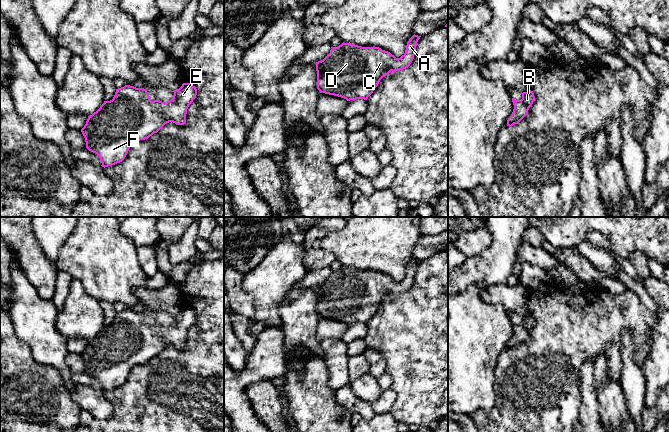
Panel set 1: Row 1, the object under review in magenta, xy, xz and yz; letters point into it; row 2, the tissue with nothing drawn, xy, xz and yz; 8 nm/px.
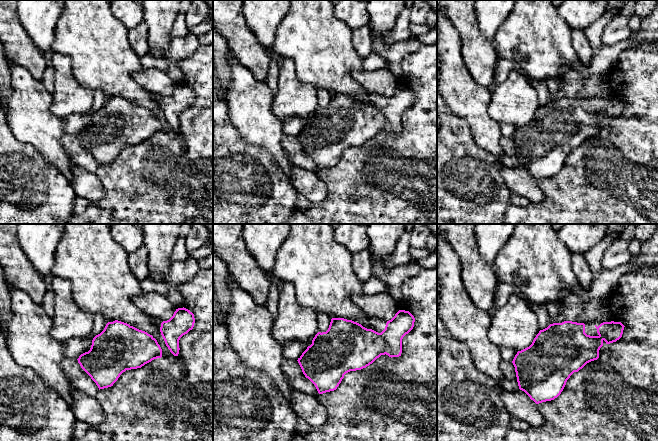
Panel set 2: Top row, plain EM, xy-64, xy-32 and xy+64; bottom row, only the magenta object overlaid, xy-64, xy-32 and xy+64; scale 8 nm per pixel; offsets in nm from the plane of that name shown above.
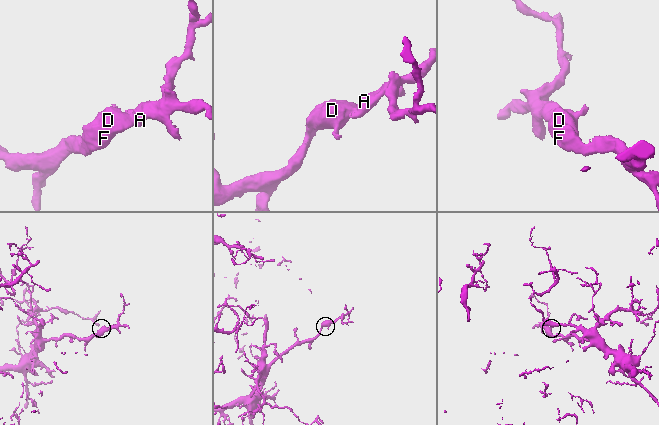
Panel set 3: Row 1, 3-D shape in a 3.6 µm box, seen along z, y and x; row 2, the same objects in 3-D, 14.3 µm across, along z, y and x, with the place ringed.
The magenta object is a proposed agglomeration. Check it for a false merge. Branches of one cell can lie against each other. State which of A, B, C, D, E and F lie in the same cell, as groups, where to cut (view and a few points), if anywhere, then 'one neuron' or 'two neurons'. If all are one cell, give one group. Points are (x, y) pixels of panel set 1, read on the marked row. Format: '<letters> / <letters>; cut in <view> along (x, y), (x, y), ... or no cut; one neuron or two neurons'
A B C D E F; no cut; one neuron

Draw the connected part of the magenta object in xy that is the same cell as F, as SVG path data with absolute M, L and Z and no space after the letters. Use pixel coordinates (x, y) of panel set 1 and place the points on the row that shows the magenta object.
M183 83L178 90L174 91L173 98L166 103L158 99L151 101L144 88L130 85L118 88L113 99L104 101L96 112L88 116L86 124L81 129L86 148L99 156L101 166L104 168L120 163L125 159L135 141L148 139L169 122L184 125L187 109L196 95L197 89L190 83Z

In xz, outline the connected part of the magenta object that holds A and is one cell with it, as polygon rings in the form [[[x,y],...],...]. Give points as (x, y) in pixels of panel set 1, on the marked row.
[[[414,34],[409,39],[405,53],[400,58],[396,58],[390,52],[379,47],[361,47],[344,42],[338,47],[332,47],[330,53],[323,60],[316,62],[317,89],[320,93],[338,96],[347,101],[367,100],[383,77],[391,71],[400,71],[410,66],[420,37]]]

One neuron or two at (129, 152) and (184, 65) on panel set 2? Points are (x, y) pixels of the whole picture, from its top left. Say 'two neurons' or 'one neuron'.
one neuron

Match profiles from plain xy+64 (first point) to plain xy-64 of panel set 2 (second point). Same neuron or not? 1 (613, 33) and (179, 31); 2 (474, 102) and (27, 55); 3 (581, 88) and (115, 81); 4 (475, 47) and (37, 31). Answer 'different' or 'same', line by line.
1: same
2: different
3: different
4: different

